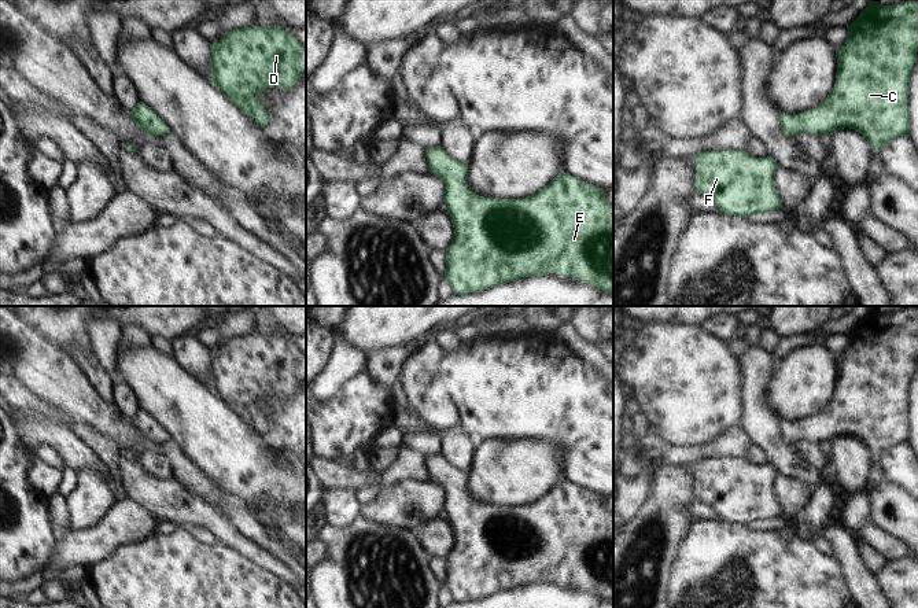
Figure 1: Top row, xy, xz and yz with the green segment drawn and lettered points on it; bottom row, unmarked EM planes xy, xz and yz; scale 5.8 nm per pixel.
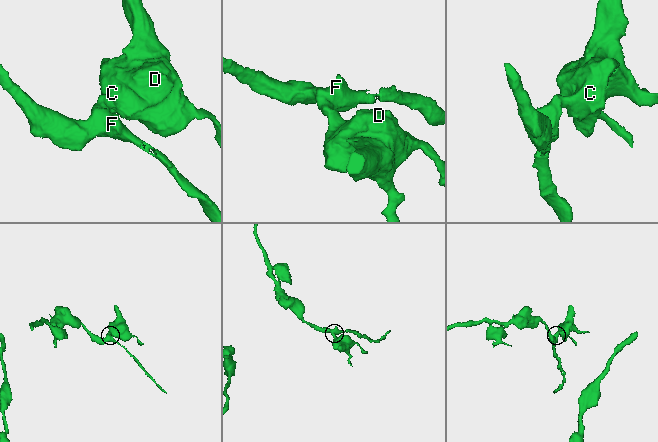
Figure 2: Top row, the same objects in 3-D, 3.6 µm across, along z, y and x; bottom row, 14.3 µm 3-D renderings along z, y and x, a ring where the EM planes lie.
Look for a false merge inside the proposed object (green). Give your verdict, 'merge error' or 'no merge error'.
no merge error

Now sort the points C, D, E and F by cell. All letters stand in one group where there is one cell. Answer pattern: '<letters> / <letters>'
C D E F

